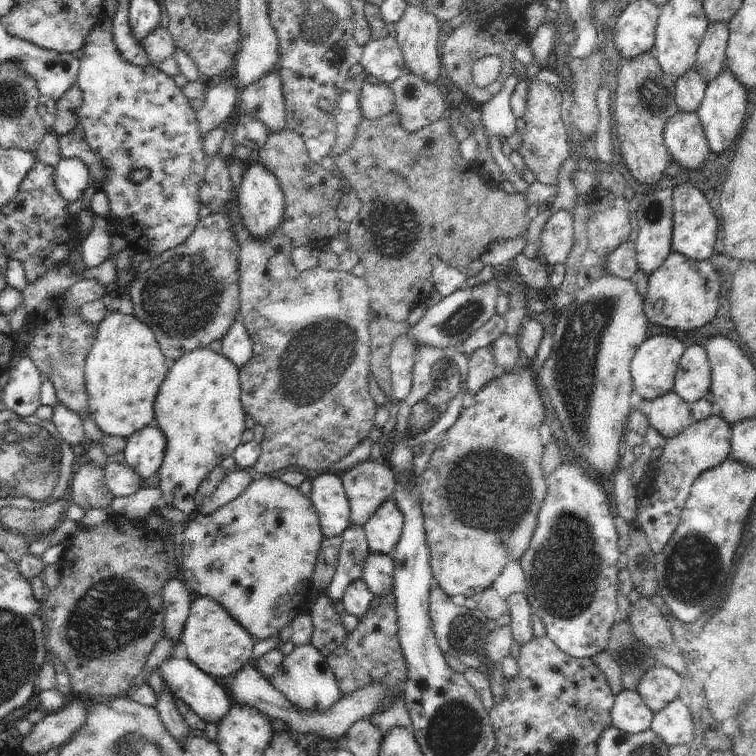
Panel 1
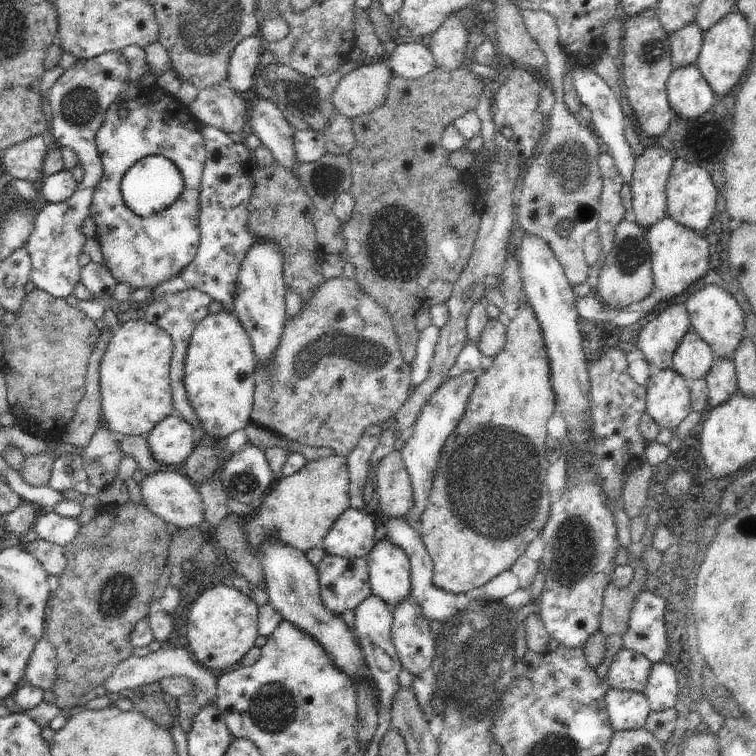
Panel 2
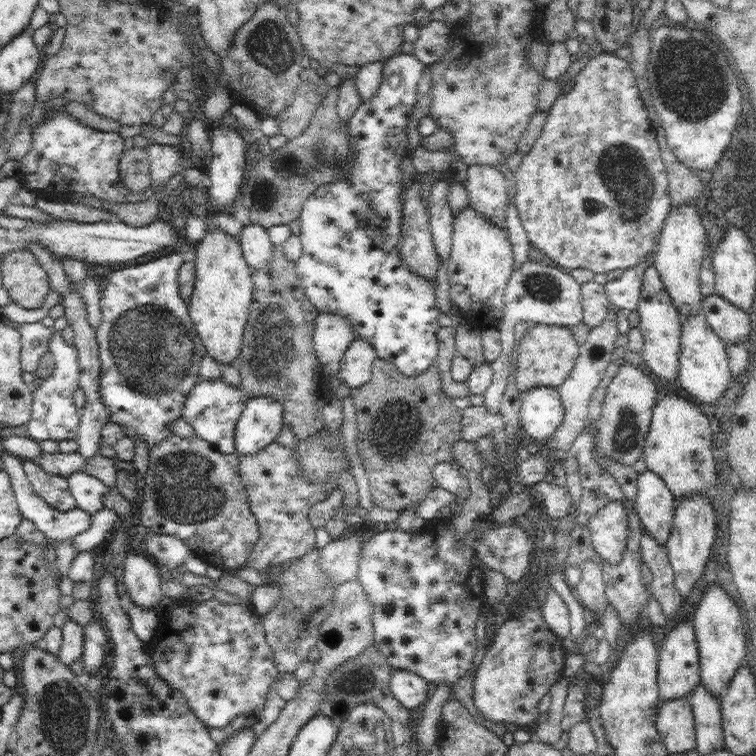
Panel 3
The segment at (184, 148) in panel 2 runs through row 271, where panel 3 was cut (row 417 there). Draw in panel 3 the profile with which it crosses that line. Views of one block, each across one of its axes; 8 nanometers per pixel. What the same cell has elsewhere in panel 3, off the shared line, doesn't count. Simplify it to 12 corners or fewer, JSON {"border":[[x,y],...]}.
{"border":[[181,250],[107,276],[95,328],[109,422],[171,438],[205,346]]}

